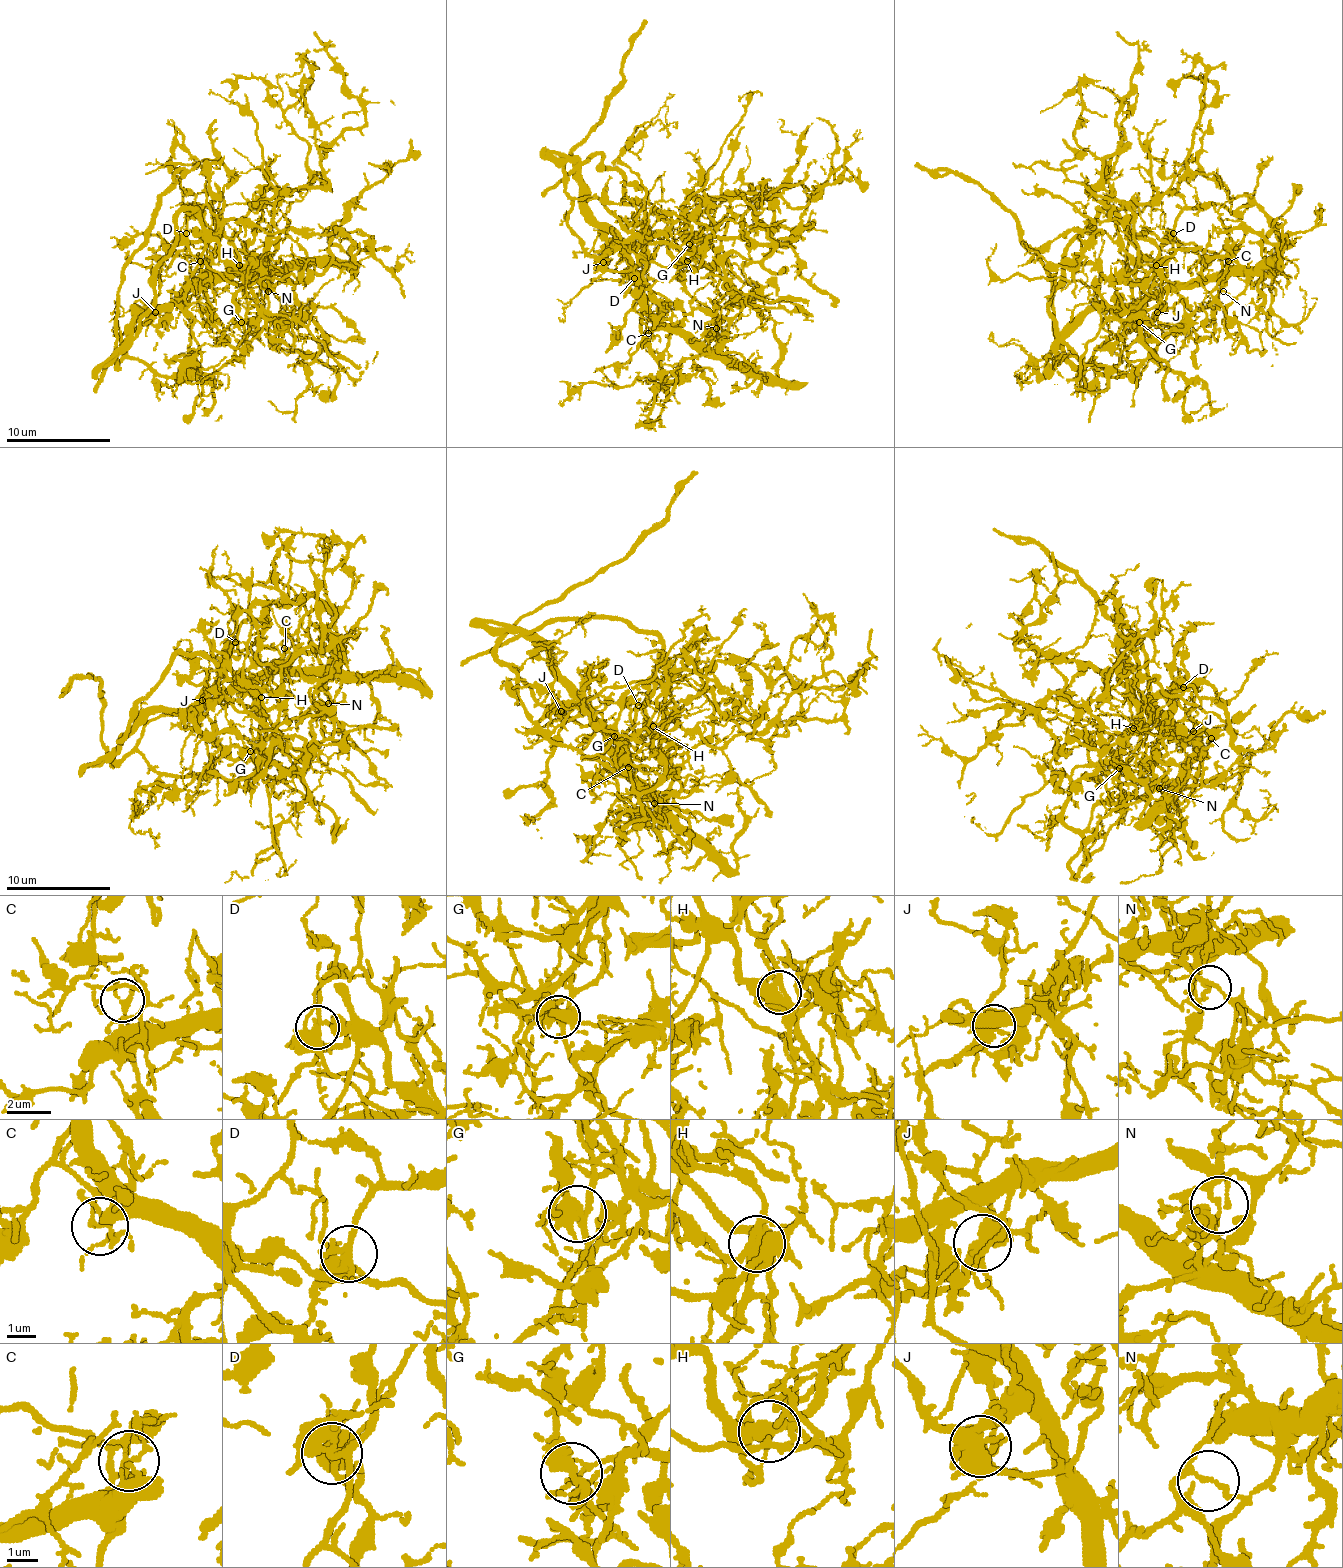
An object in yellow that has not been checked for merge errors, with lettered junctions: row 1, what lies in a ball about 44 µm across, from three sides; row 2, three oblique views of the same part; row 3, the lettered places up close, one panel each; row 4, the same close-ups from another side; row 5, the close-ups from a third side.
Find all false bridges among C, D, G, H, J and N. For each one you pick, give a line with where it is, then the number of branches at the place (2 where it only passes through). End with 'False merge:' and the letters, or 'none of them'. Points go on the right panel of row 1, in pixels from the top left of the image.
C: (1228, 261) | 4
D: (1173, 233) | 6
H: (1156, 265) | 5
N: (1223, 291) | 3
False merge: C, D, H, N

